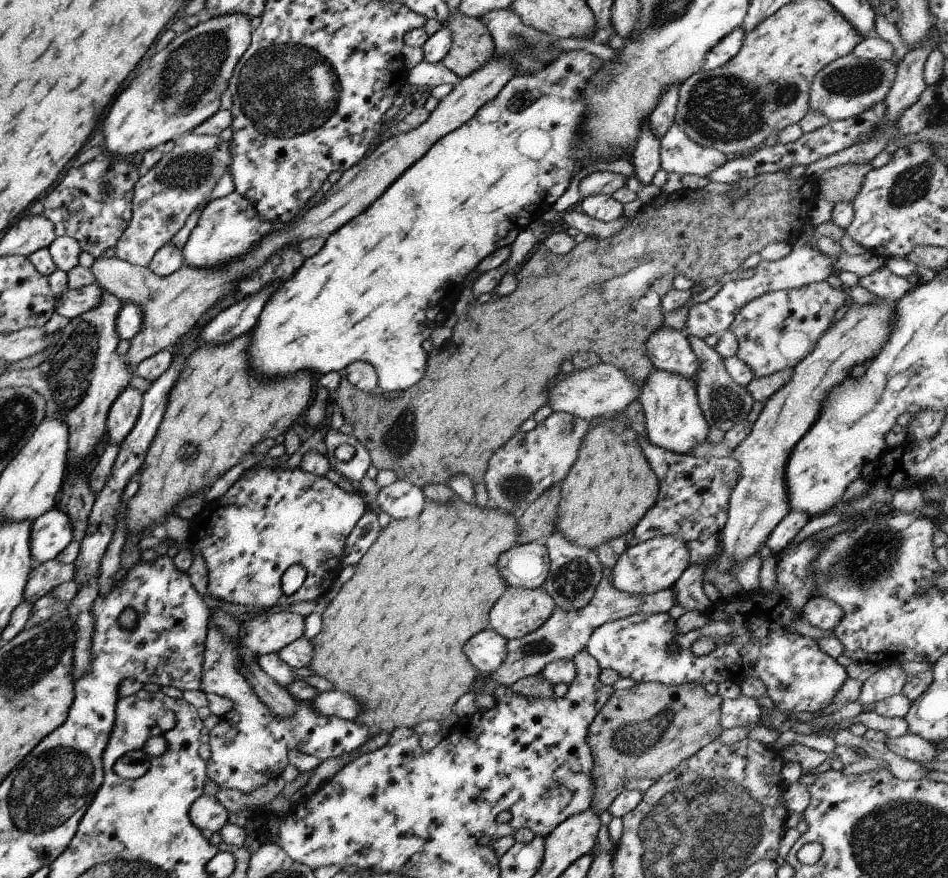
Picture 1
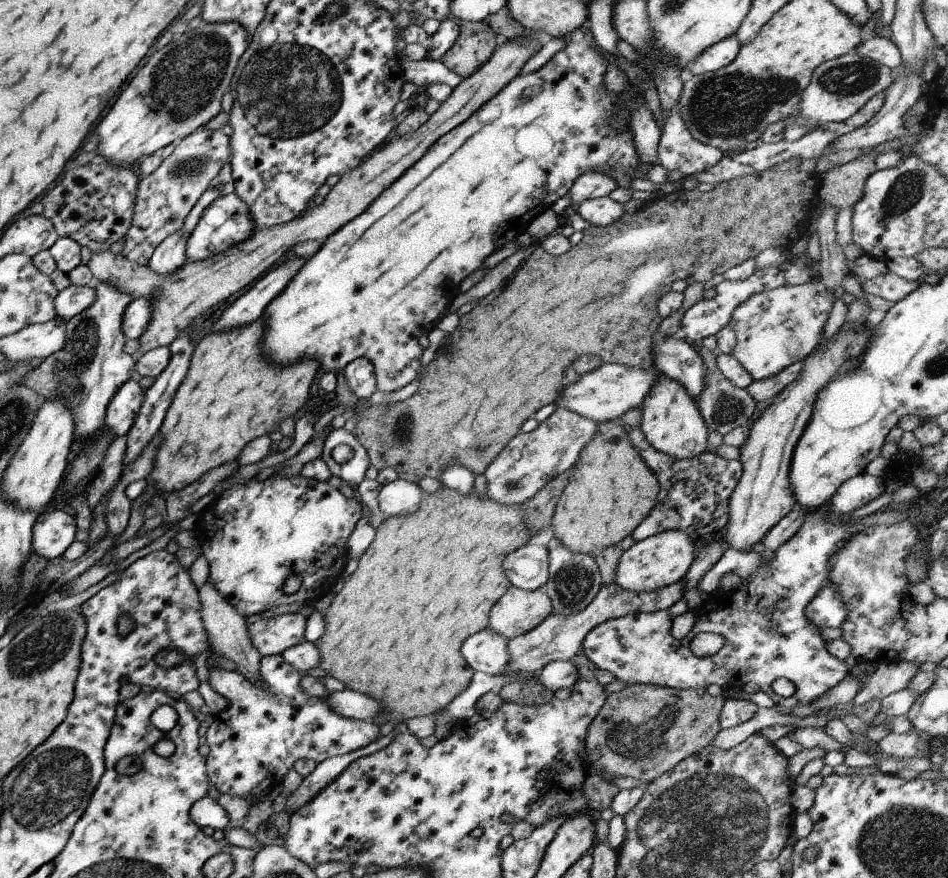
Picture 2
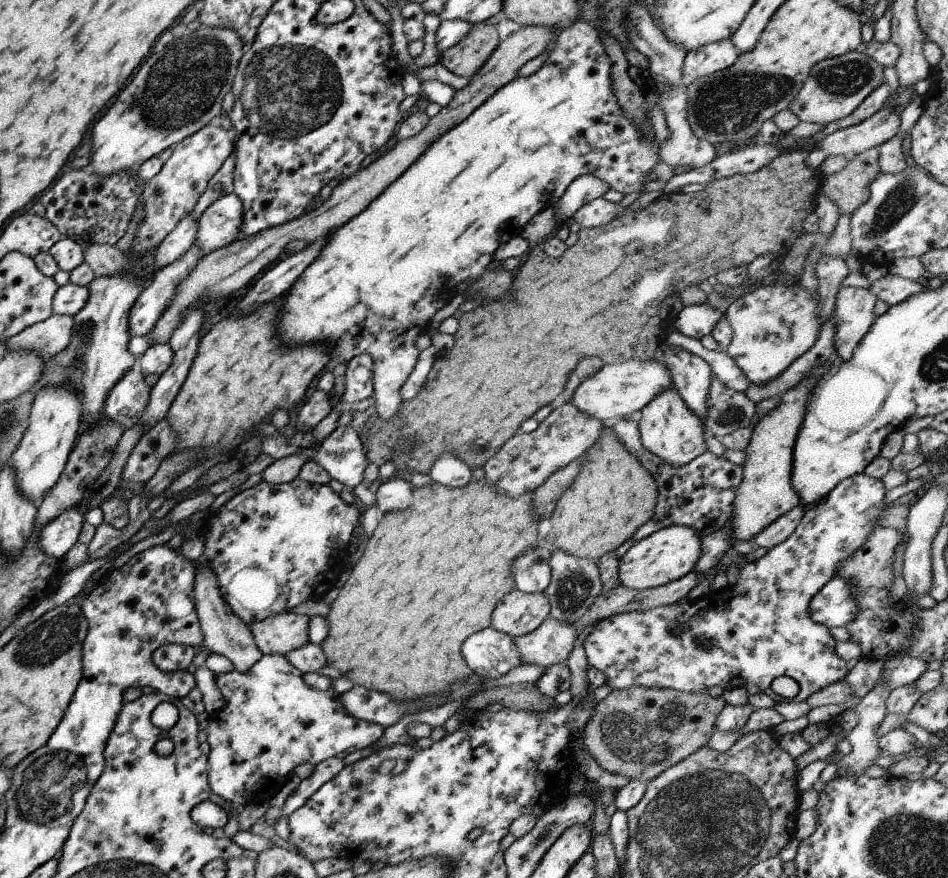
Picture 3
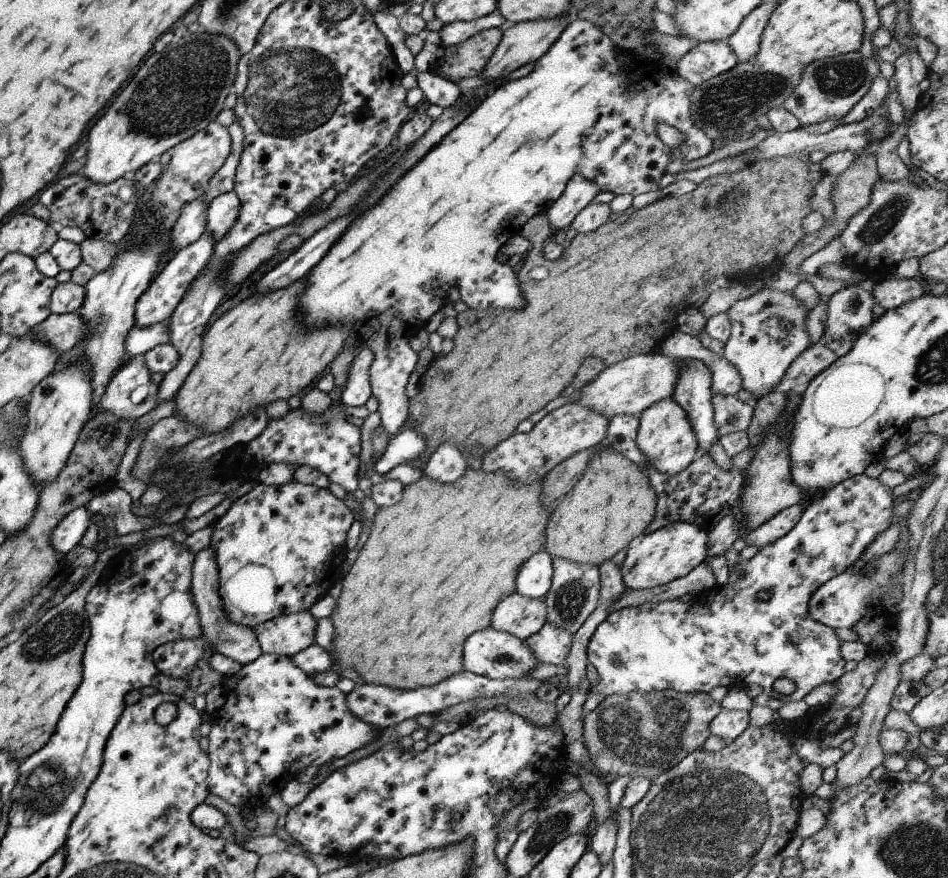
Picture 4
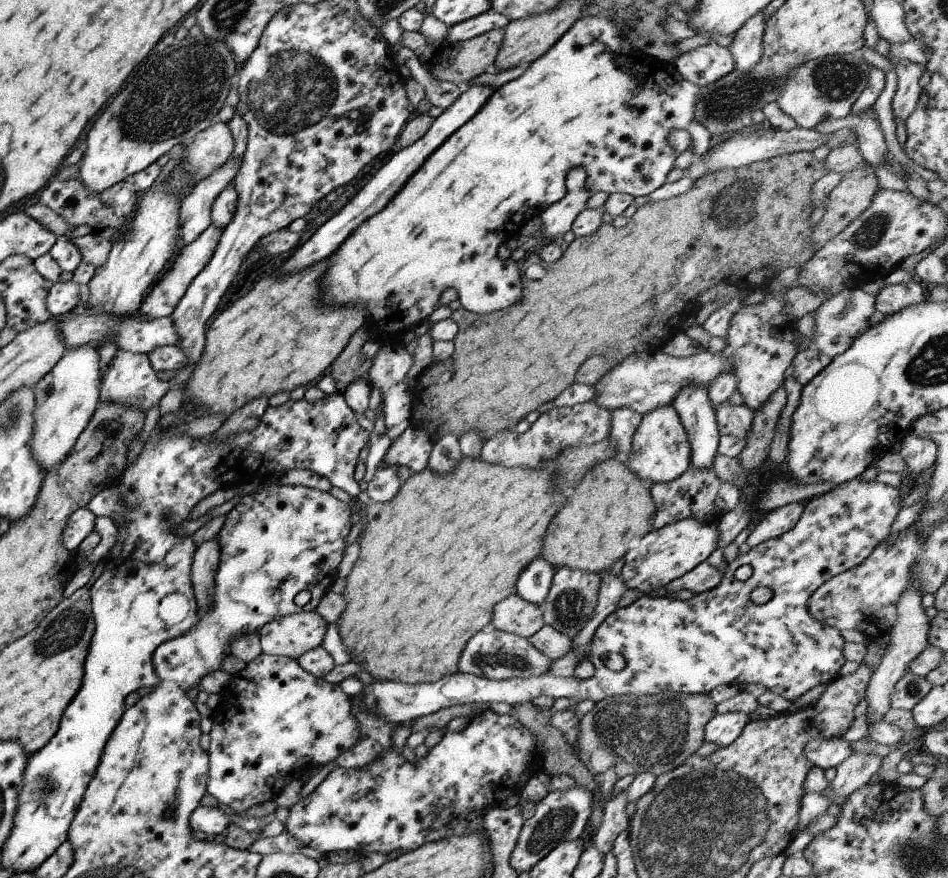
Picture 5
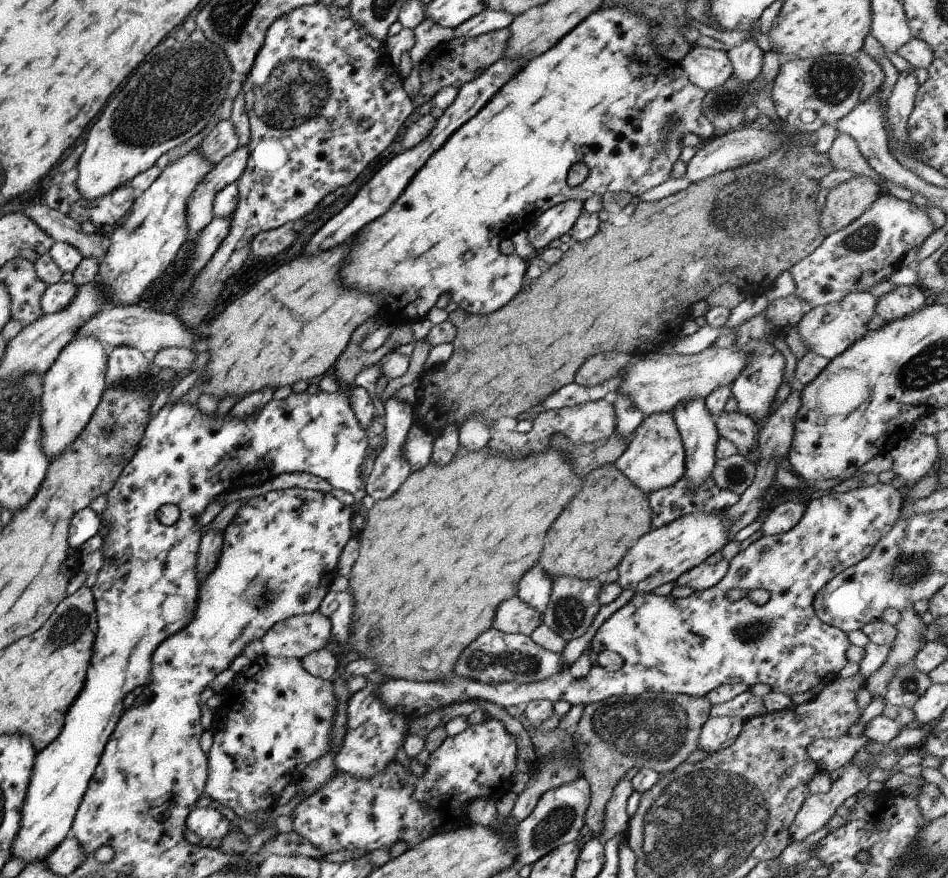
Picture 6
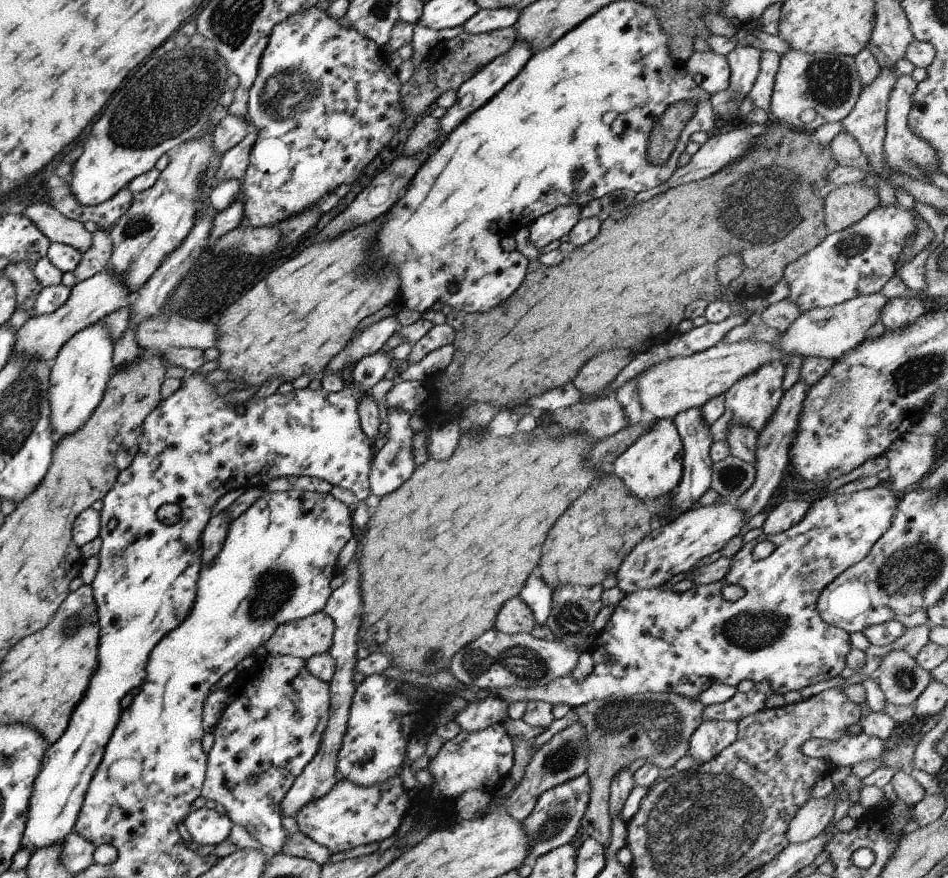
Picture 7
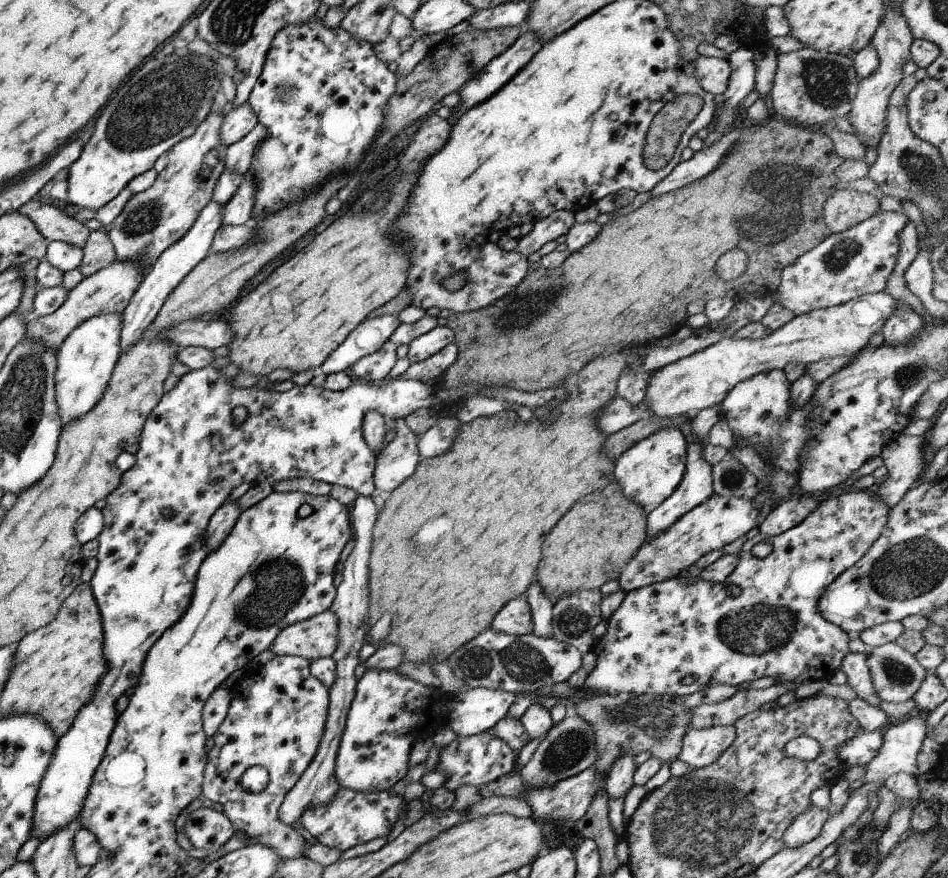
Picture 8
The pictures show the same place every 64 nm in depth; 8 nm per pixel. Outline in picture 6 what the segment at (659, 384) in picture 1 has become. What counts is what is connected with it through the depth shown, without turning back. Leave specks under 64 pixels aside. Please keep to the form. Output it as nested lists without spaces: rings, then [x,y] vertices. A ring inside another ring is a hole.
[[[651,414],[637,426],[629,437],[625,451],[617,458],[613,466],[625,476],[635,488],[645,494],[653,490],[671,486],[683,477],[685,471],[685,452],[679,438],[679,432],[673,422],[672,414]]]

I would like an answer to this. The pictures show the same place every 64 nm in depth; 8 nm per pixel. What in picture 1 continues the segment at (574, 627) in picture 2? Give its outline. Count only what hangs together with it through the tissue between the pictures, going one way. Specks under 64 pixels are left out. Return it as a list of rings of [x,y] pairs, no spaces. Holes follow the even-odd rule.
[[[602,576],[595,587],[590,601],[580,609],[563,610],[555,607],[549,618],[529,634],[518,639],[506,641],[506,655],[503,662],[488,676],[497,687],[509,688],[514,682],[542,672],[542,668],[551,661],[572,659],[586,648],[591,633],[602,624],[620,620],[633,614],[667,613],[675,605],[673,590],[659,590],[654,594],[635,595],[615,590],[609,578]]]

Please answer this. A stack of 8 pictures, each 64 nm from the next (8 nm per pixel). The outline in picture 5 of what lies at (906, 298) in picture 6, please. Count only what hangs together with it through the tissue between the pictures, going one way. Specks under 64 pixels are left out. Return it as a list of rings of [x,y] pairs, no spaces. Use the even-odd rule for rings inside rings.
[[[916,279],[906,283],[885,285],[874,294],[874,310],[883,315],[890,315],[923,299],[921,286]]]

